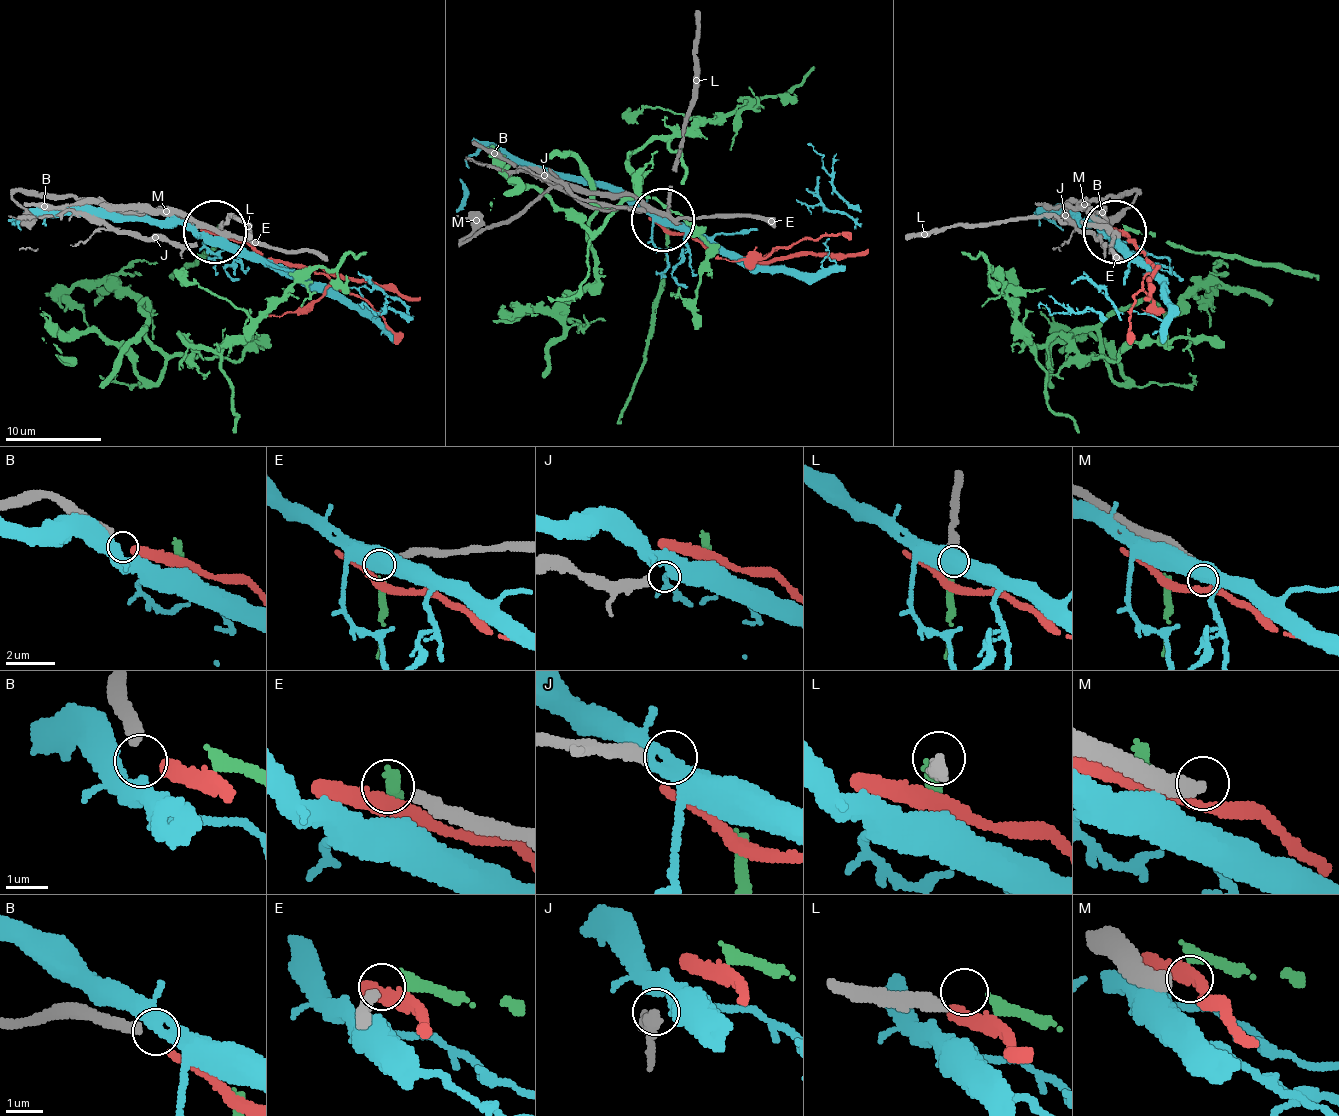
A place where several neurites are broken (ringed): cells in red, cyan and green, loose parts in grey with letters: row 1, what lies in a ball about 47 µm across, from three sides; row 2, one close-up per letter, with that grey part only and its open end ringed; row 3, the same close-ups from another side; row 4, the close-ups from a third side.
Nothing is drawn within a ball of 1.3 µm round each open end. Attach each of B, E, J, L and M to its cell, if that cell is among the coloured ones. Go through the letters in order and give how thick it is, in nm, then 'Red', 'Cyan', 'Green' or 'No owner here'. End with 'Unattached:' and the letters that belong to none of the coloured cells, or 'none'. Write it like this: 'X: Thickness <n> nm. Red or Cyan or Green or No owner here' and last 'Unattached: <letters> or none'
B: Thickness 280 nm. Red
E: Thickness 300 nm. No owner here
J: Thickness 320 nm. No owner here
L: Thickness 320 nm. Green
M: Thickness 440 nm. No owner here
Unattached: E, J, M

